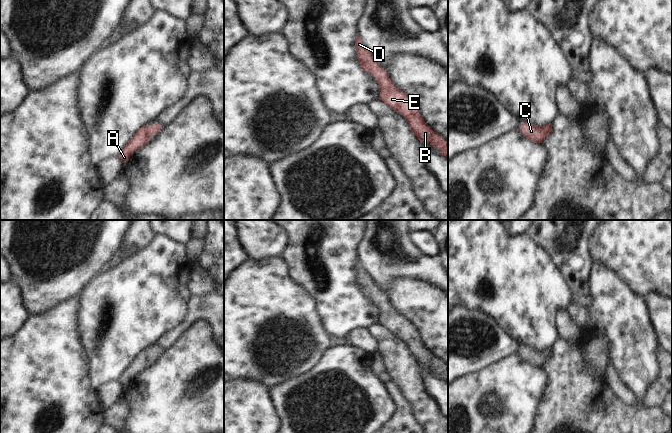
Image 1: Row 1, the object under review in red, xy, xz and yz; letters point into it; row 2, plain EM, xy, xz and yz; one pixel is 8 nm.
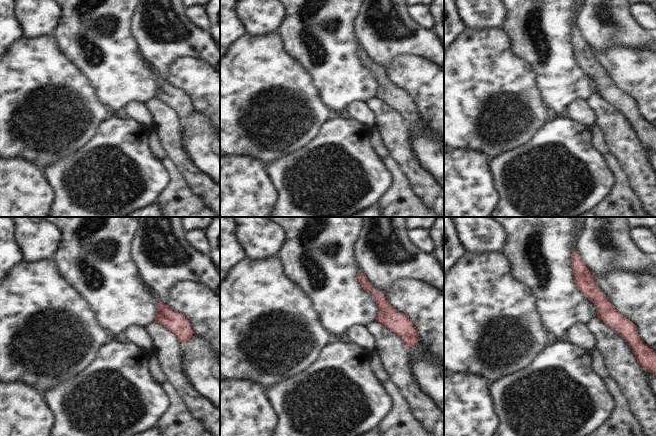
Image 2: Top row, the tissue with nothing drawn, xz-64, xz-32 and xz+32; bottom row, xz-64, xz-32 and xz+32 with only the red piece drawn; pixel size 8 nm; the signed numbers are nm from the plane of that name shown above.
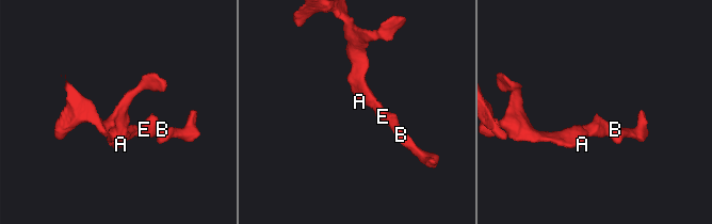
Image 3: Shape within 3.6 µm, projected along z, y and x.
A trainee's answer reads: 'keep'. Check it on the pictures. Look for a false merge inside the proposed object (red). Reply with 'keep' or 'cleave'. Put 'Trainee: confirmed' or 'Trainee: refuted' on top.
Trainee: confirmed
keep

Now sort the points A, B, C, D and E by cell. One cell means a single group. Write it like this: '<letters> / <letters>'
A B C D E

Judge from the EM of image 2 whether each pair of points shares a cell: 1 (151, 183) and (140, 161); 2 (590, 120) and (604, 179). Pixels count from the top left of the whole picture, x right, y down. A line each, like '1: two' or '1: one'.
1: one
2: two

